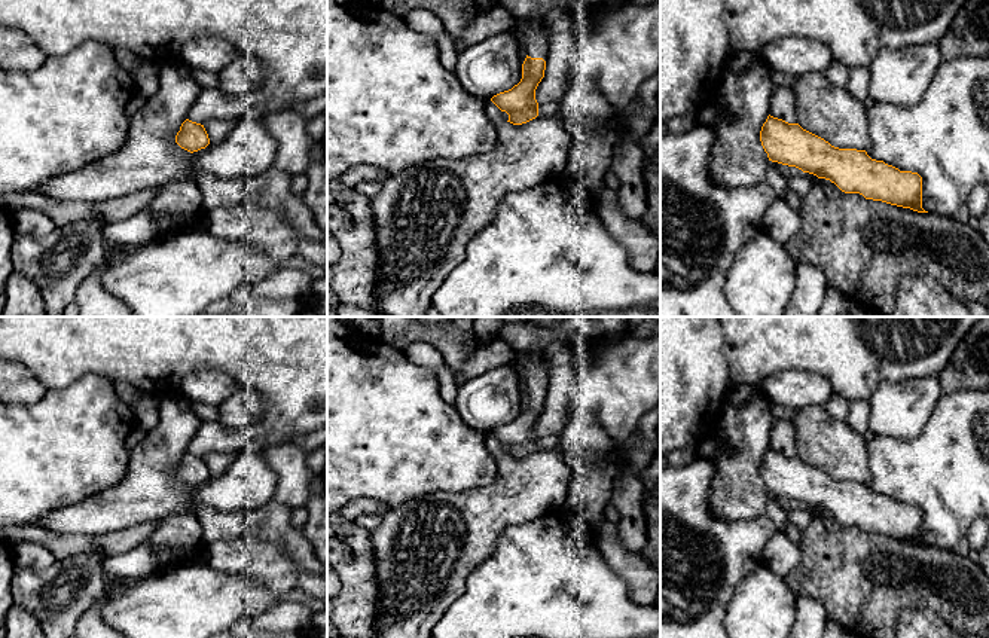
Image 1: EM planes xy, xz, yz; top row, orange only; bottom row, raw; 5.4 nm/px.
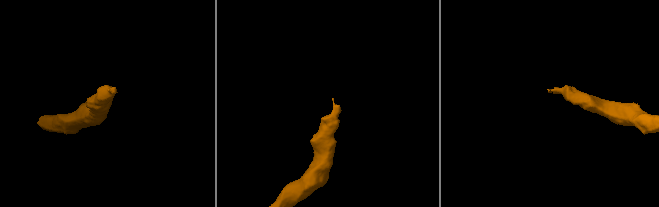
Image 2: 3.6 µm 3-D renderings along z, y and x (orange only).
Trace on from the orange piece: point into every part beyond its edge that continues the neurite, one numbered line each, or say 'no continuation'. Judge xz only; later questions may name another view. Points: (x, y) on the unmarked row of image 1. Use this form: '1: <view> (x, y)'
1: xz (537, 368)

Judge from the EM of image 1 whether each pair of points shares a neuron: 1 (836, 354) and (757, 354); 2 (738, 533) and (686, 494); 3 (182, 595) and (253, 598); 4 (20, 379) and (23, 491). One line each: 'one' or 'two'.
1: one
2: one
3: one
4: two

